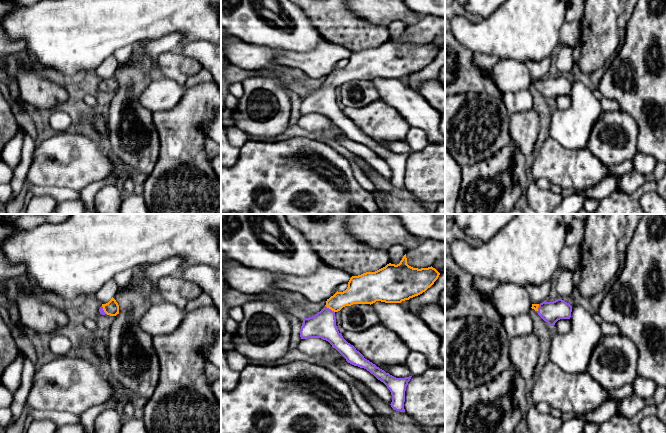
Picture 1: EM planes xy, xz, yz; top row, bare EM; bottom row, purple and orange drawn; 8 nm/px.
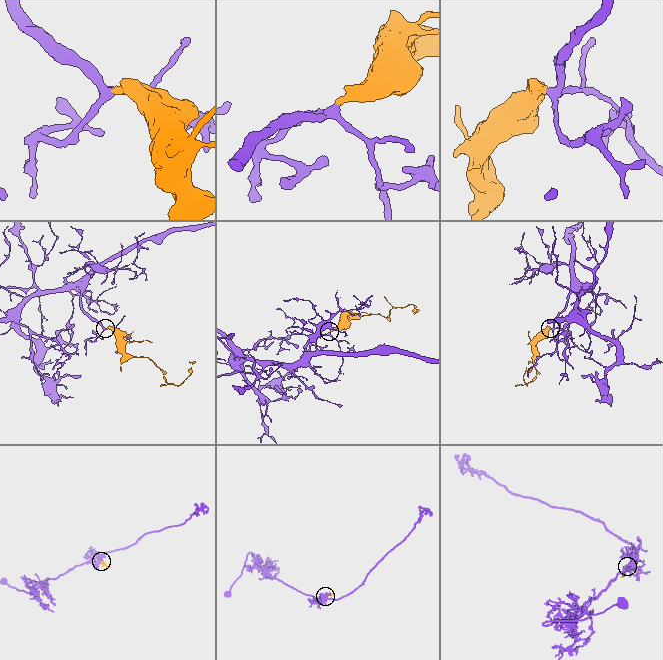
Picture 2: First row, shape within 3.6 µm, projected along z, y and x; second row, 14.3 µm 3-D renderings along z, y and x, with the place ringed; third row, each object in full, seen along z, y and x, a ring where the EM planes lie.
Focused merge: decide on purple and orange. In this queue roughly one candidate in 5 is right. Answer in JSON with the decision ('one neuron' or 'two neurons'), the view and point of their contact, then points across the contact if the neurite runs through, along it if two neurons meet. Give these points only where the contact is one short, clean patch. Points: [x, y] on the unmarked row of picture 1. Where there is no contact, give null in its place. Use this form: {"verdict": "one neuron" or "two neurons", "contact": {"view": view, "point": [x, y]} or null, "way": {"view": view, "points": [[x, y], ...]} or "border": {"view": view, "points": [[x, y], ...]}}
{"verdict": "one neuron", "contact": {"view": "xz", "point": [330, 85]}, "way": {"view": "xz", "points": [[322, 101], [330, 85], [340, 75], [356, 69]]}}

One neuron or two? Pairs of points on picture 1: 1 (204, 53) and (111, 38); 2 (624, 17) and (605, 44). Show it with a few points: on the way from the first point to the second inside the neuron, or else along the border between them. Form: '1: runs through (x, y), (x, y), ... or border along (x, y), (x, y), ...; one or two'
1: border along (204, 41), (190, 41), (181, 47); two
2: border along (623, 10), (617, 19), (618, 48); two

